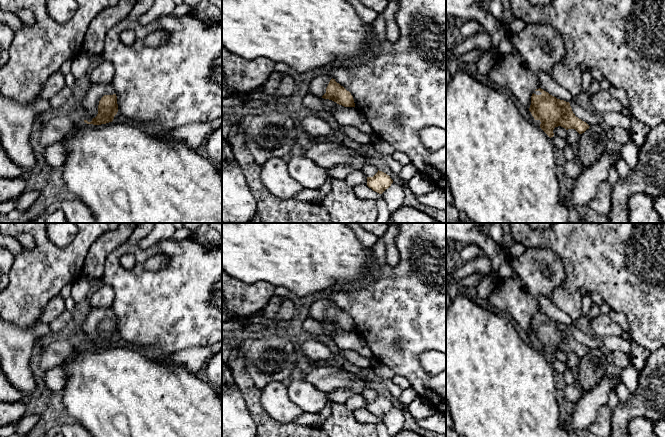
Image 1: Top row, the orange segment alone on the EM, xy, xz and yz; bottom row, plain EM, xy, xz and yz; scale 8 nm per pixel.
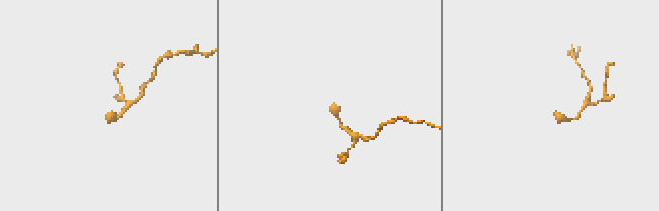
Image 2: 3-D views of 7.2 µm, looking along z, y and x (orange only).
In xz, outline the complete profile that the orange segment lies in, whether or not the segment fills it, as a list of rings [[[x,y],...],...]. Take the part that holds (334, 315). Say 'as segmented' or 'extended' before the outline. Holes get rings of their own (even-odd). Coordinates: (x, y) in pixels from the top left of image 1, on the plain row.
extended; [[[329,298],[314,302],[309,309],[310,317],[329,323],[344,331],[355,331],[353,320]]]

